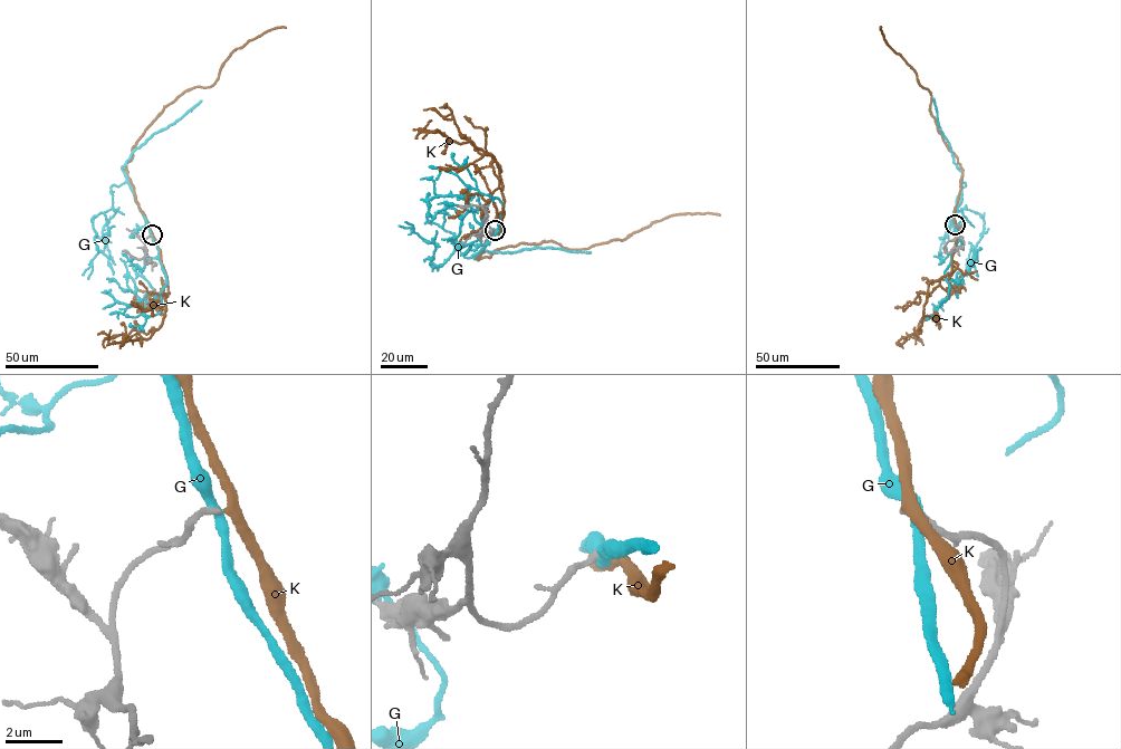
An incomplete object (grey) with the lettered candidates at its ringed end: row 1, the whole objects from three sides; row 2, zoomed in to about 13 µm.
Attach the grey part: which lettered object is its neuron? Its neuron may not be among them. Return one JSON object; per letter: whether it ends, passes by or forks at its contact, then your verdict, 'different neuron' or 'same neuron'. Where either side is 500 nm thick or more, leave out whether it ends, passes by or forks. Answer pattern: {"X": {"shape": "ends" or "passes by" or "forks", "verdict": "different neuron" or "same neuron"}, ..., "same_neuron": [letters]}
{"G": {"shape": "passes by", "verdict": "different neuron"}, "K": {"shape": "passes by", "verdict": "same neuron"}, "same_neuron": ["K"]}

